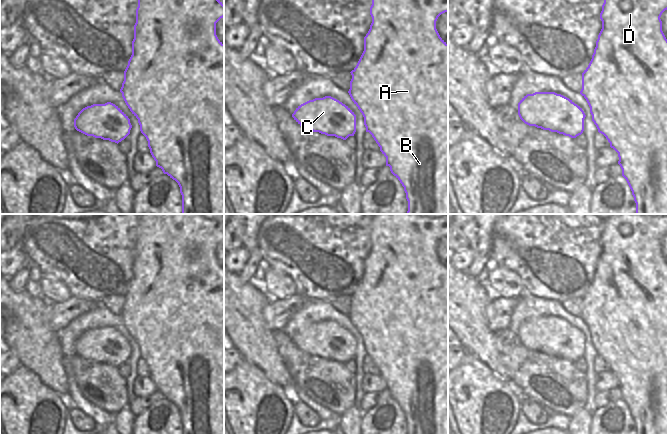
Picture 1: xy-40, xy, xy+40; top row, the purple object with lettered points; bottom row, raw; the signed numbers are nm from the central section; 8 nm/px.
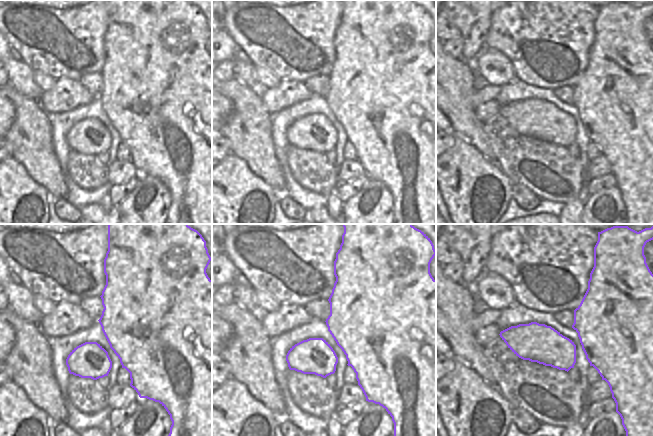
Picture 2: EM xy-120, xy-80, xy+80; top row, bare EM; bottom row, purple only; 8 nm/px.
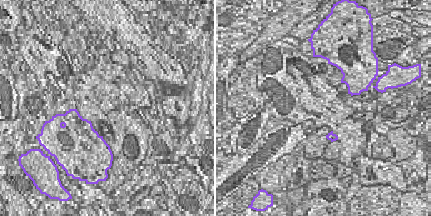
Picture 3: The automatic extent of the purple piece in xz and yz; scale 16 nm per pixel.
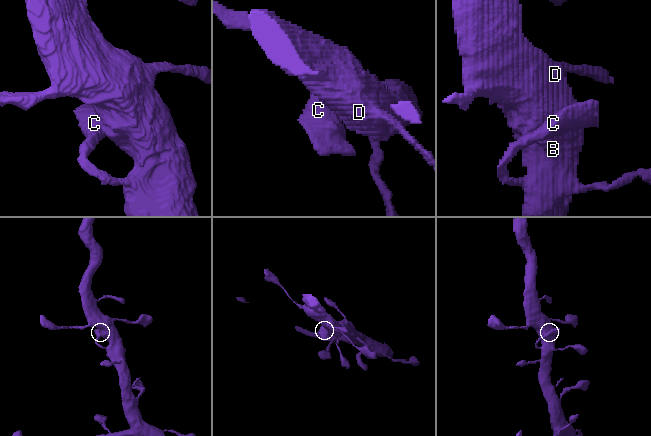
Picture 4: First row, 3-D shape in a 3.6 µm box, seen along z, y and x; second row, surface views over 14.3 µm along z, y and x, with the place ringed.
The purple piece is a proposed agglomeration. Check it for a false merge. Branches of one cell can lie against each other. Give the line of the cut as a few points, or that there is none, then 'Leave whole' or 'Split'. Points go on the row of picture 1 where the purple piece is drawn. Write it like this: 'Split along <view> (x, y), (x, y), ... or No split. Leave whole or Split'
No split. Leave whole.

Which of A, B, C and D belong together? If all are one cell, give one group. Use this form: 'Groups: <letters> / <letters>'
Groups: A B C D.

